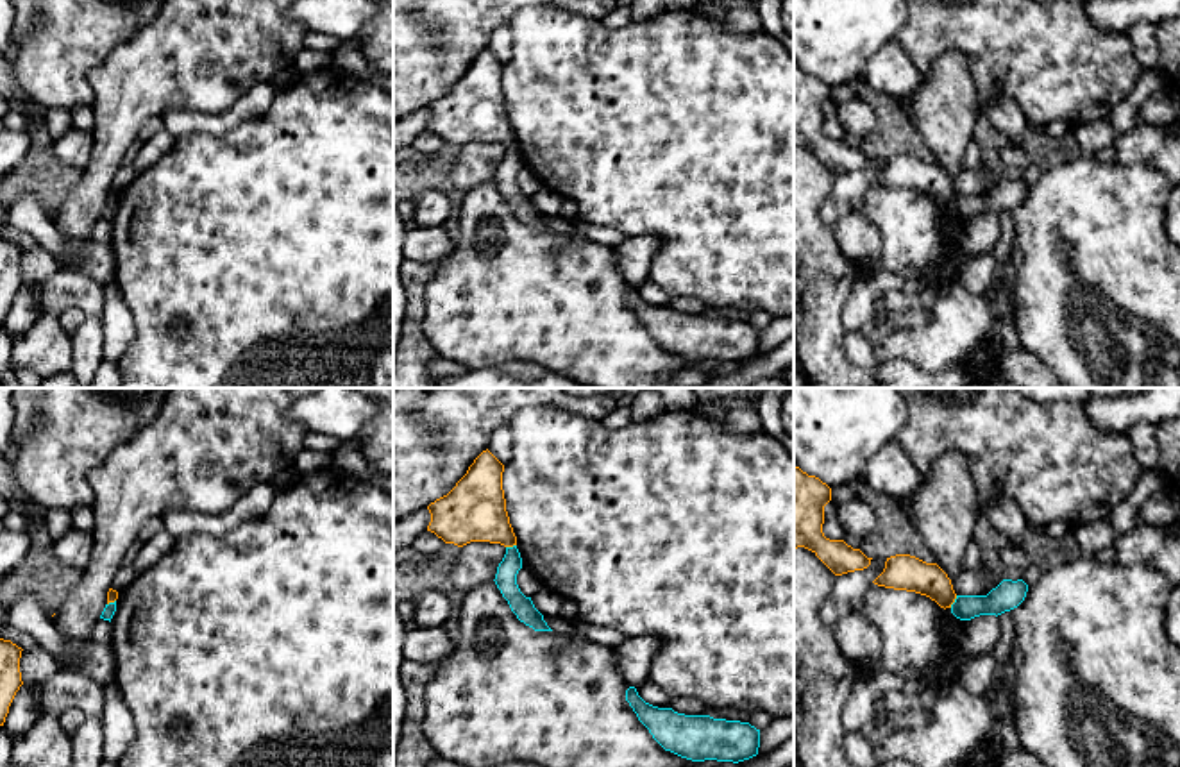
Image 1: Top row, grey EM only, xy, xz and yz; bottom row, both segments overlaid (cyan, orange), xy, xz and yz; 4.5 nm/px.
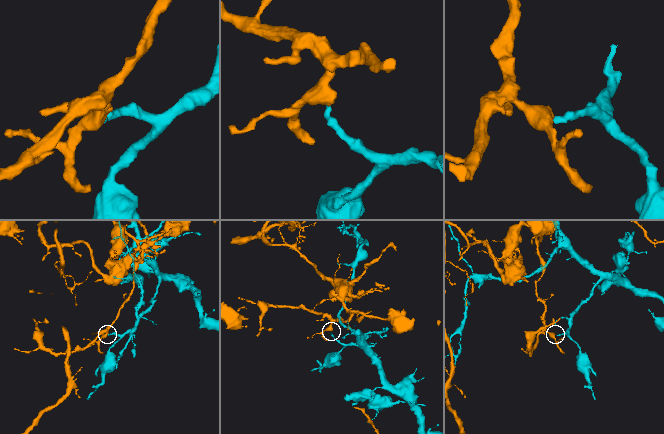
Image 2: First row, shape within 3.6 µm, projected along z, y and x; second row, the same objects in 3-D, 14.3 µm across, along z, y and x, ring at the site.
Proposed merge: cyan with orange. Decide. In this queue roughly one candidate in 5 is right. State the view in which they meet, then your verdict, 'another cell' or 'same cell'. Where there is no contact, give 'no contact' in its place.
contact in yz; another cell

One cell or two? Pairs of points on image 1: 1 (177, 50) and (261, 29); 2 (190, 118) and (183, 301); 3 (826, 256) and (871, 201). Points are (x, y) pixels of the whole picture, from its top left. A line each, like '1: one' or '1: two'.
1: one
2: two
3: two

